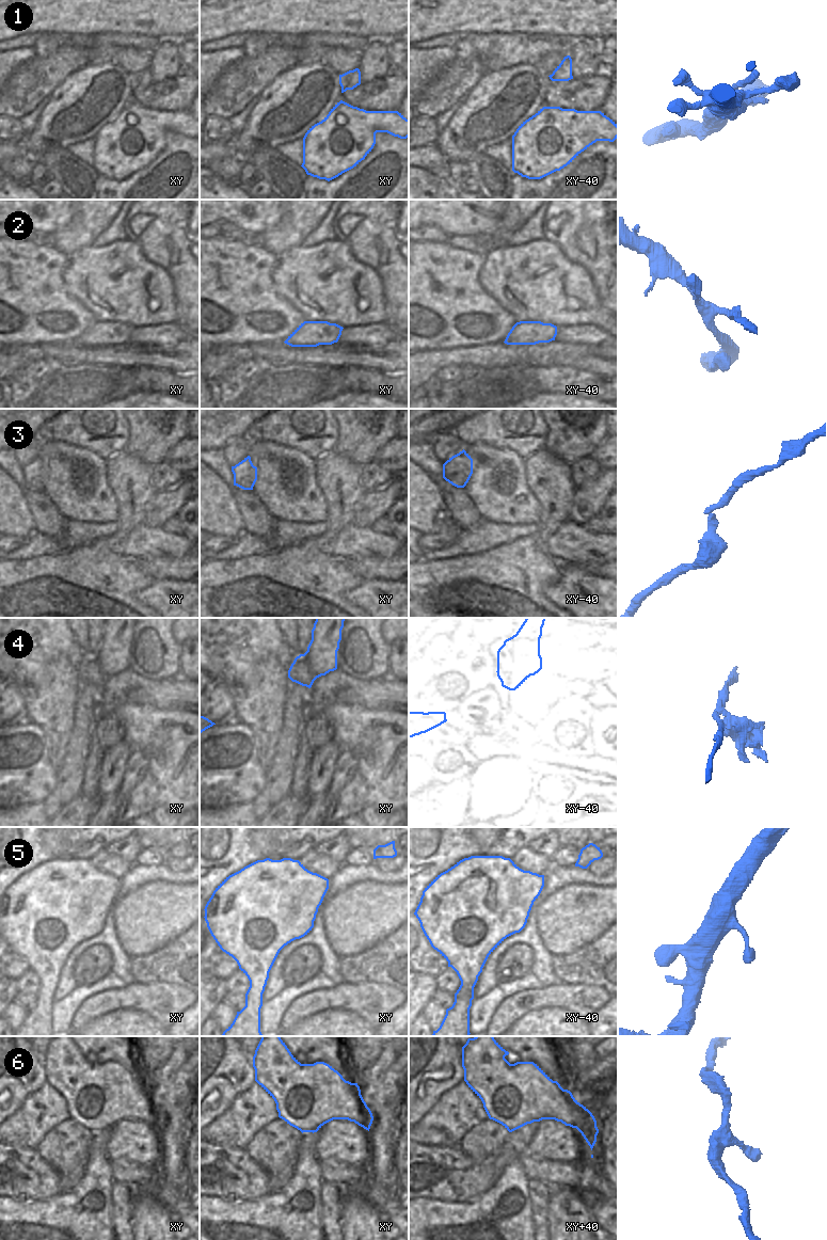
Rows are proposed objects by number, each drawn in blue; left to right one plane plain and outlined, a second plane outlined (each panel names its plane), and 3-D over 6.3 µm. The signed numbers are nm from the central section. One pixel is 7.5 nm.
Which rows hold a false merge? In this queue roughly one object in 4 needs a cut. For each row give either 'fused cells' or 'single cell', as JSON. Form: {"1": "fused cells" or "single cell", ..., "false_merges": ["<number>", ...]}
{"1": "single cell", "2": "fused cells", "3": "single cell", "4": "fused cells", "5": "single cell", "6": "single cell", "false_merges": ["2", "4"]}

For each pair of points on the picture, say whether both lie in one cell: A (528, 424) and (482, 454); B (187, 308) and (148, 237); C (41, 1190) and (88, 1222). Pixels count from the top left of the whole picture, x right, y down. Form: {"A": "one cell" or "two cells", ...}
{"A": "two cells", "B": "one cell", "C": "two cells"}

